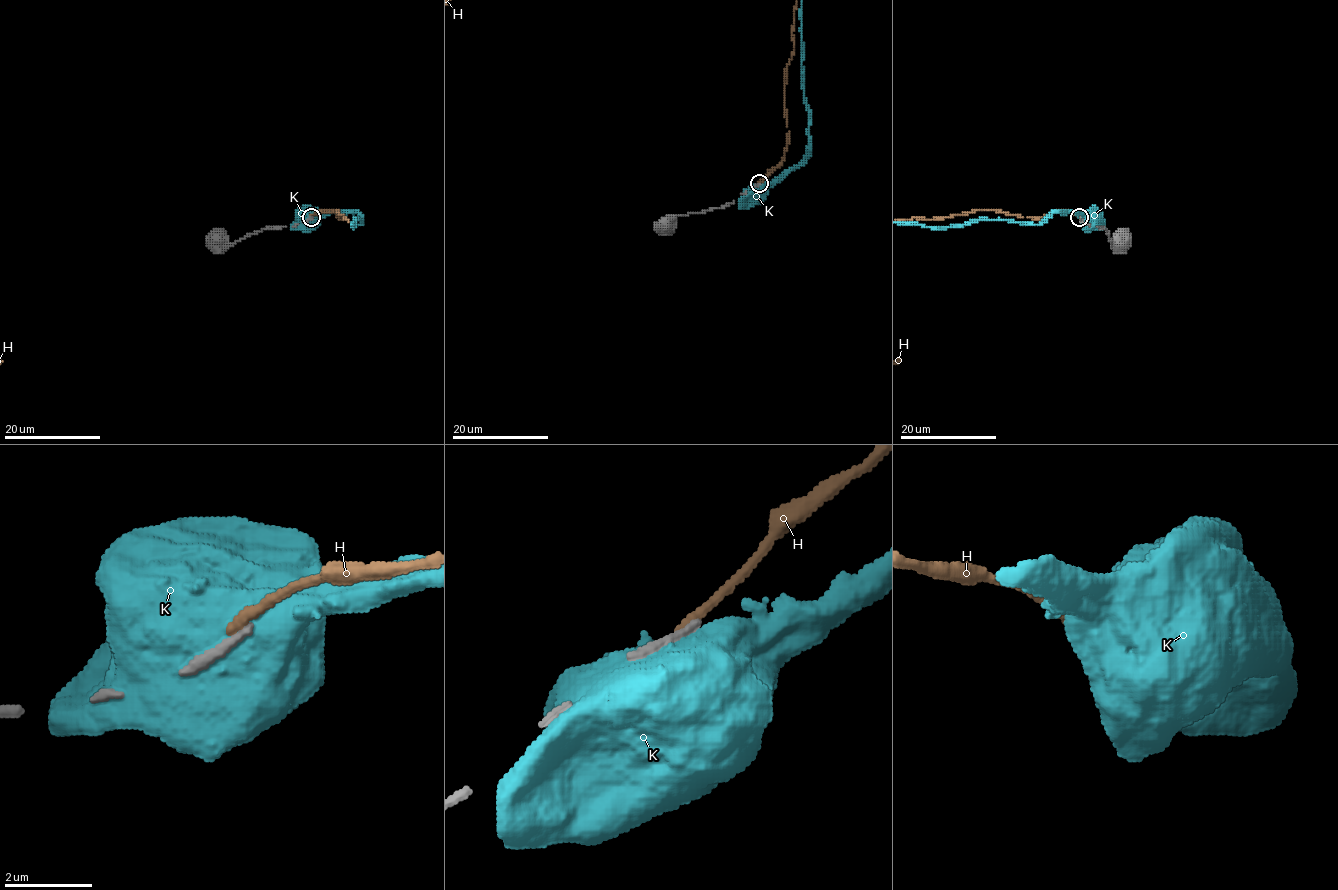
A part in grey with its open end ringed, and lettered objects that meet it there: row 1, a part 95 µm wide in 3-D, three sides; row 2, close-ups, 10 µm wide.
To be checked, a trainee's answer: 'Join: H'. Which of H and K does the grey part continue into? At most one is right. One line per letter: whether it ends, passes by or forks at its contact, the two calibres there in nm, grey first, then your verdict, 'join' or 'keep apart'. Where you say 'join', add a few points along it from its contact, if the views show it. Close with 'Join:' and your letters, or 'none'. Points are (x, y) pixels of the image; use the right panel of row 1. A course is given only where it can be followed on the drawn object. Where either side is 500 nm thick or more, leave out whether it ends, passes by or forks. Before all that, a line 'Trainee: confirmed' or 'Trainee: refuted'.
Trainee: refuted
H: it ends | 220/260 nm | keep apart
K: 280/1100 nm | keep apart
Join: none

